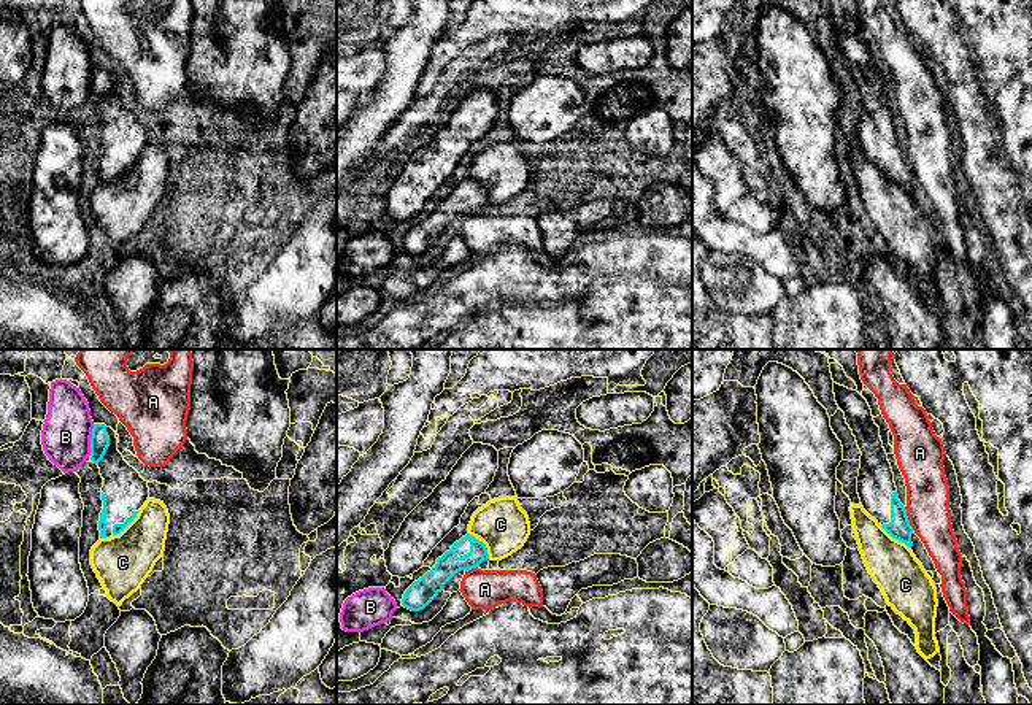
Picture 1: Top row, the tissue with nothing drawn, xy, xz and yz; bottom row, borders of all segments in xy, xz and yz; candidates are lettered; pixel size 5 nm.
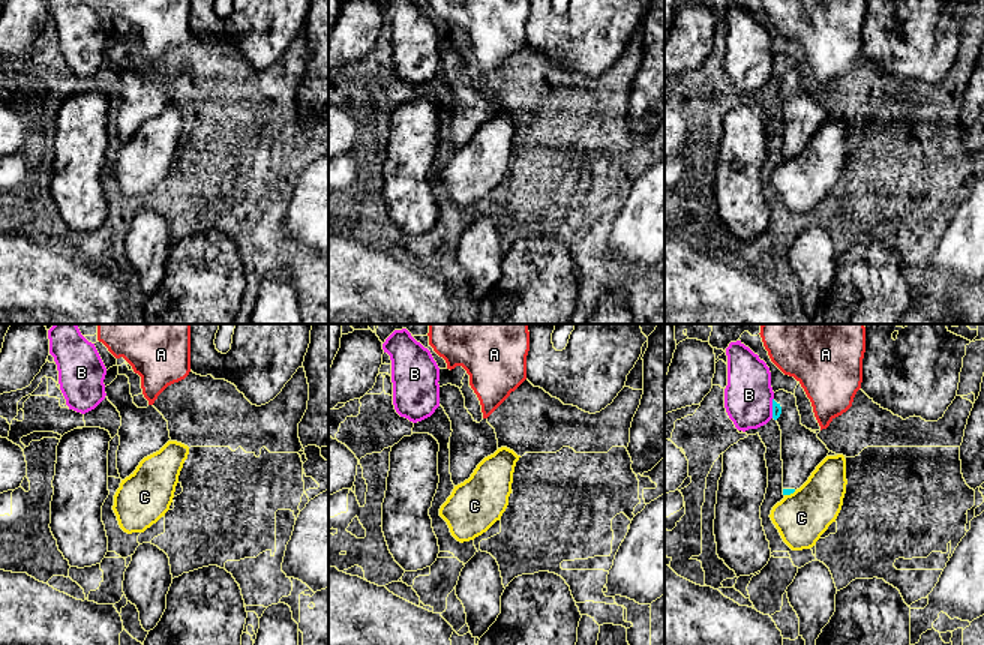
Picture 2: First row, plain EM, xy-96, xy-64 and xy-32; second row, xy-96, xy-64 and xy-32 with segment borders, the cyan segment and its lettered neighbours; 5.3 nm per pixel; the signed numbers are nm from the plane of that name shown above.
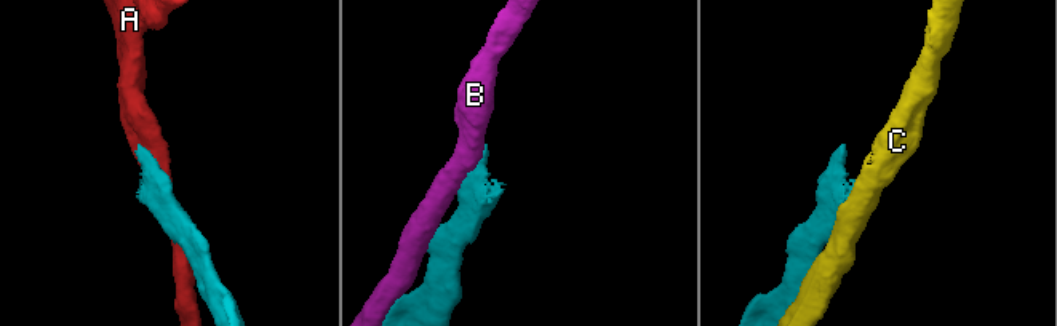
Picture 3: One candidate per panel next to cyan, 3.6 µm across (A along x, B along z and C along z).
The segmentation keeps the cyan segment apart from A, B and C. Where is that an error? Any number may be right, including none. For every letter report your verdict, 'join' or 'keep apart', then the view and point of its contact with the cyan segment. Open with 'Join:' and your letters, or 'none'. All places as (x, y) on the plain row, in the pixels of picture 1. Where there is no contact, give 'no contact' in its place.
Join: none
A: keep apart; meets cyan in yz at (907, 162)
B: keep apart; meets cyan in xy at (91, 84)
C: keep apart; meets cyan in yz at (896, 183)

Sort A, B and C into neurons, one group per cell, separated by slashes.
A / B / C

